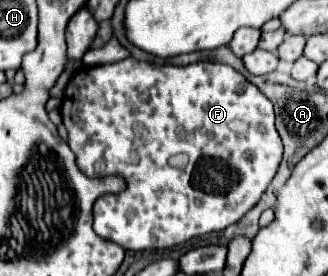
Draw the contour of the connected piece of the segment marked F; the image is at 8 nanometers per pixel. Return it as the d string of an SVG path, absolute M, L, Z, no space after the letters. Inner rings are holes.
M124 58L114 64L84 68L92 70L72 74L60 114L68 130L68 146L76 154L82 174L90 178L120 174L126 180L126 190L120 196L108 194L94 202L94 232L104 240L124 250L170 248L190 238L224 230L260 200L276 176L282 142L274 128L272 102L232 66L220 62L154 66L144 60ZM180 152L190 156L188 164L184 168L170 166L170 158Z

